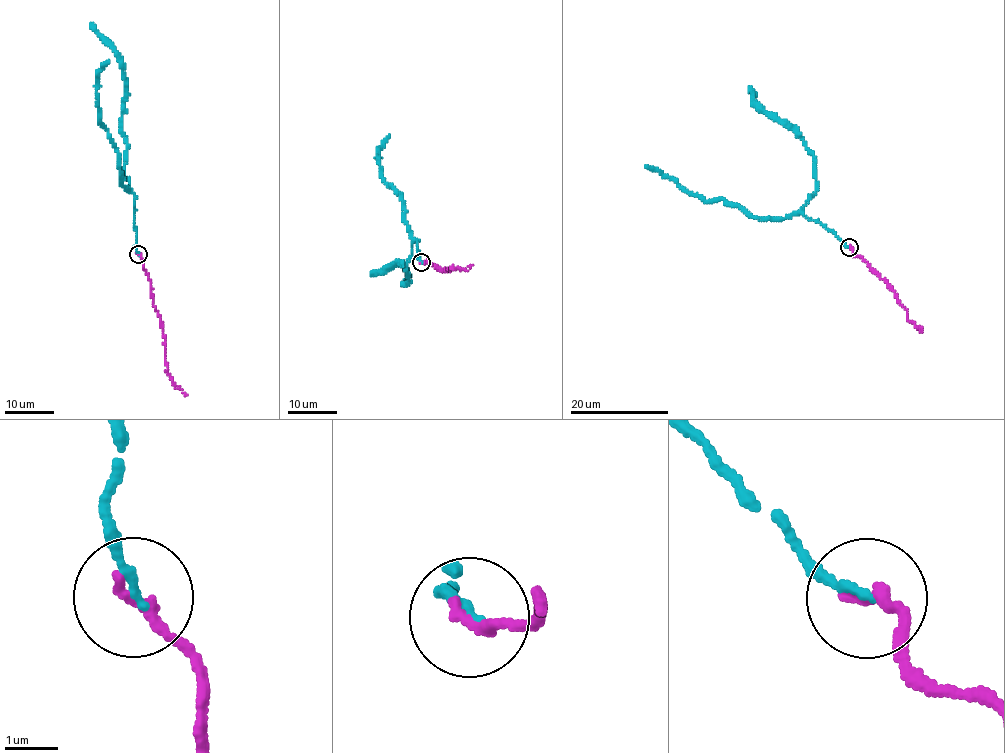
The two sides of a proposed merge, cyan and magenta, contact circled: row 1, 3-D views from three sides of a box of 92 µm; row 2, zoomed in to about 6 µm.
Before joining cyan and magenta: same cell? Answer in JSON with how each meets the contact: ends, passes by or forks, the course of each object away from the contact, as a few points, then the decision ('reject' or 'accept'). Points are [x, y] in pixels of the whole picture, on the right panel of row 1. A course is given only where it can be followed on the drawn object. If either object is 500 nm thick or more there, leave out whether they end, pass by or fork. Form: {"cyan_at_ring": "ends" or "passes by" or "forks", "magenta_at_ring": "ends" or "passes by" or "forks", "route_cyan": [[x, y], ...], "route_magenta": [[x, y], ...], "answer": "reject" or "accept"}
{"cyan_at_ring": "ends", "magenta_at_ring": "ends", "route_cyan": [[849, 247], [833, 232], [803, 215], [802, 205], [816, 191], [814, 153], [791, 128], [754, 102], [749, 87]], "route_magenta": [[849, 247], [878, 277], [885, 280], [898, 302], [906, 310], [906, 317], [921, 328], [919, 332]], "answer": "accept"}

